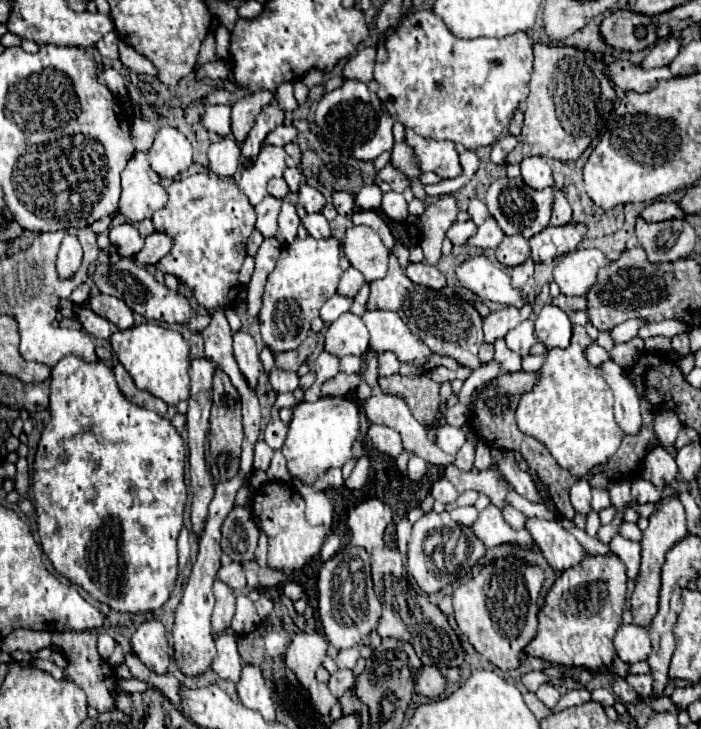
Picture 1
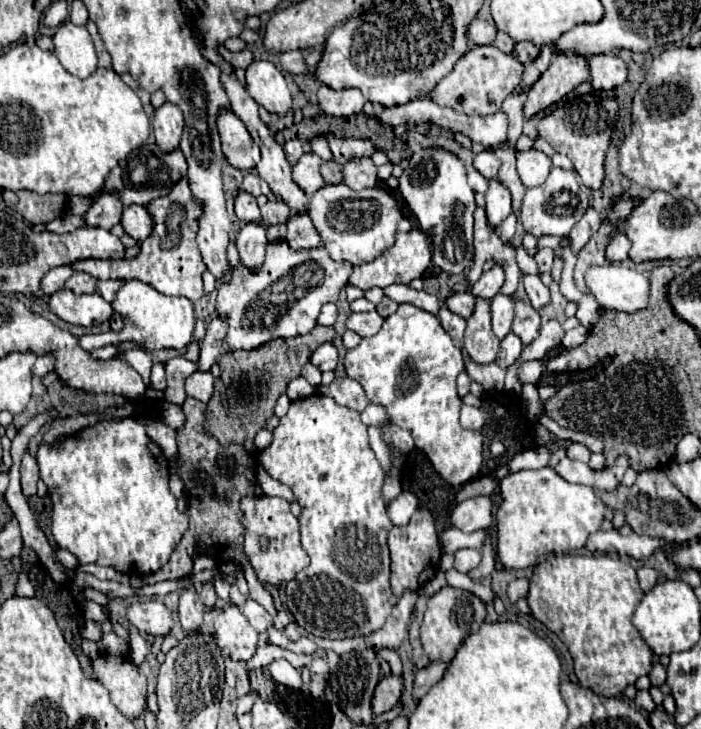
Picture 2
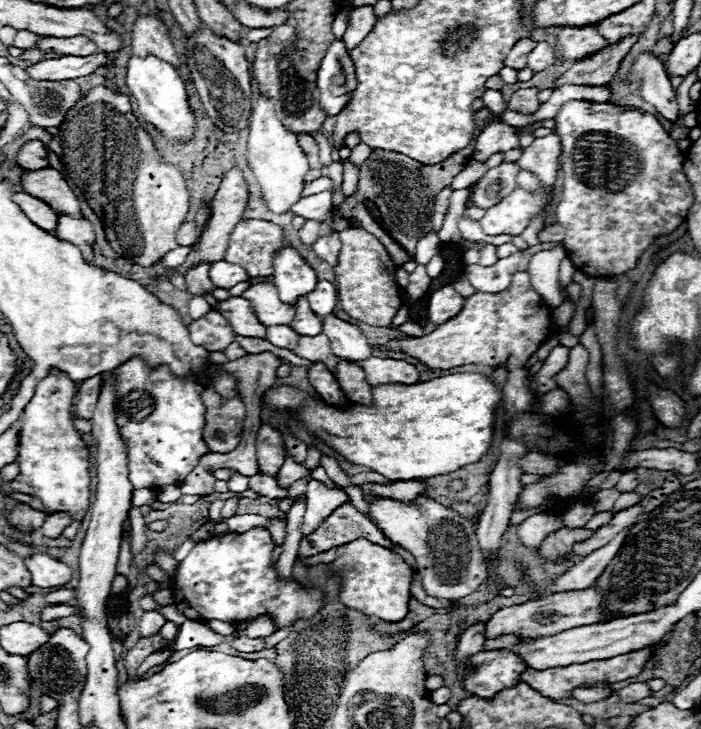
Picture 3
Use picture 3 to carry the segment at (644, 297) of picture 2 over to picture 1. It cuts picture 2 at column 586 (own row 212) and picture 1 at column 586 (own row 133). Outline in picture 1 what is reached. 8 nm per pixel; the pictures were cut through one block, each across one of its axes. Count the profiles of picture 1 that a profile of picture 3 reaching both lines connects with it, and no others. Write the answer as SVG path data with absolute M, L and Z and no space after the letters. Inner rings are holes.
M580 248L560 258L554 268L554 282L564 296L584 296L596 282L598 270L606 266L606 258L596 248Z

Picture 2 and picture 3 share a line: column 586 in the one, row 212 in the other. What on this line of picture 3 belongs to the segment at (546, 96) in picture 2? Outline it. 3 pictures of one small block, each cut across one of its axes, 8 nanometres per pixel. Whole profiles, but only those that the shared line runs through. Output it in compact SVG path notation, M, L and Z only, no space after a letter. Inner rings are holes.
M54 168L42 170L22 170L20 188L30 196L36 196L50 204L56 212L68 212L72 216L80 216L80 204L64 180L62 172Z

